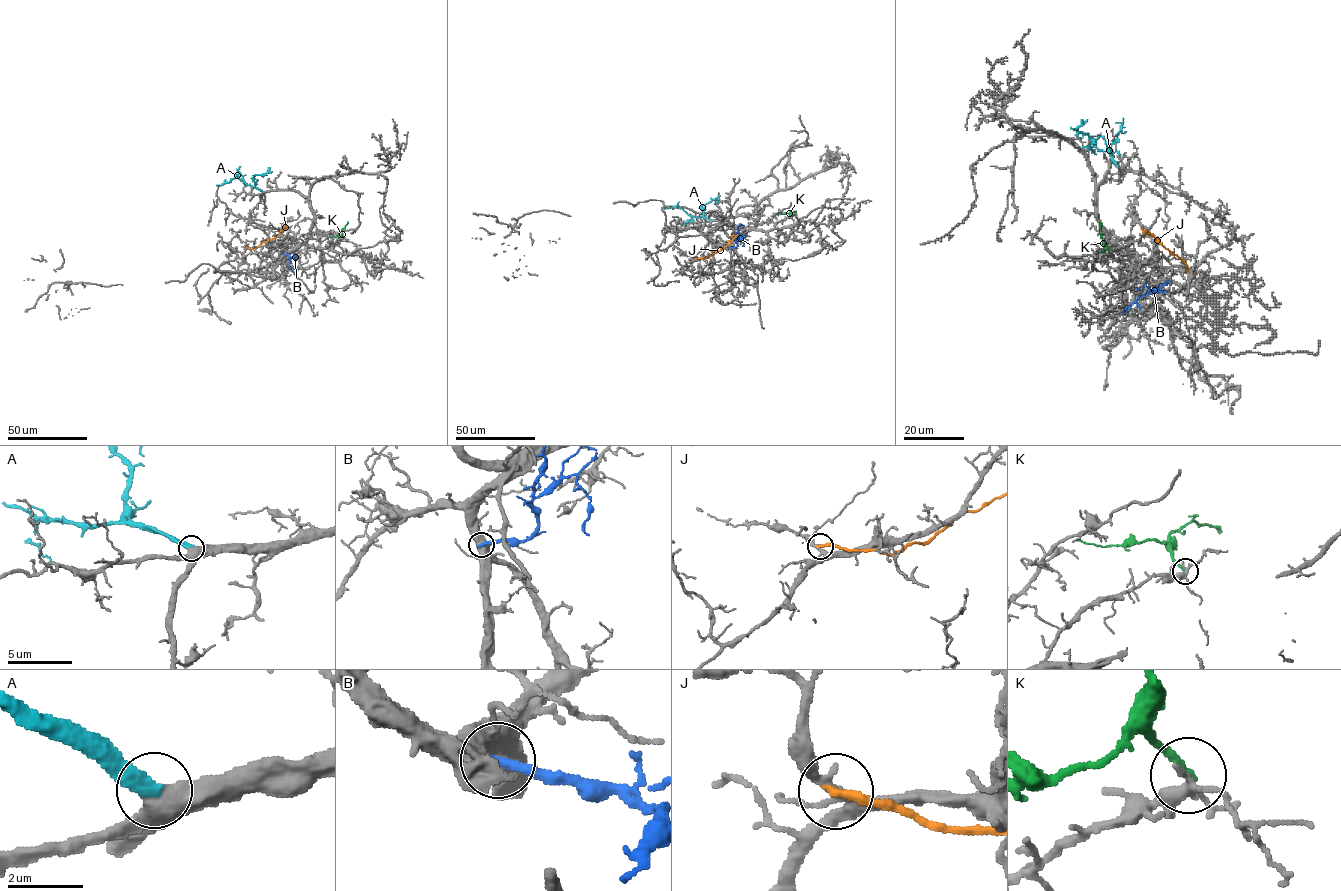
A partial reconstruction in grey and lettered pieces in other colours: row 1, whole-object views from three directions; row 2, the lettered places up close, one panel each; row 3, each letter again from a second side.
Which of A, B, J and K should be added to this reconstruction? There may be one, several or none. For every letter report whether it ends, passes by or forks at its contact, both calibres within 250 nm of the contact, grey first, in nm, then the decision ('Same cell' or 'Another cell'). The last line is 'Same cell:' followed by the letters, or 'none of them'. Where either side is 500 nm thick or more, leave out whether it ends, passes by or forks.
A: It ends there. Thickness 400 nm (grey) against 400 nm. Same cell
B: It ends there. Thickness 480 nm (grey) against 280 nm. Another cell
J: It ends there. Thickness 220 nm (grey) against 240 nm. Another cell
K: It ends there. Thickness 240 nm (grey) against 200 nm. Another cell
Same cell: A

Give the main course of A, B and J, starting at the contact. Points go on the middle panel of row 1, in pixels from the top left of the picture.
A: (711, 220), (691, 216), (677, 205), (664, 209)
B: (730, 247), (737, 245), (737, 227), (743, 225)
J: (695, 258), (704, 259), (721, 250), (735, 236), (733, 234)

